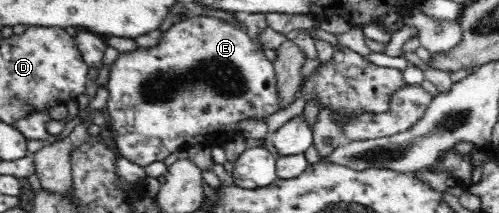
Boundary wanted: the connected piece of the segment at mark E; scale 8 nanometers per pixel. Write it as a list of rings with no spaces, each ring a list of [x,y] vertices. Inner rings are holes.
[[[194,16],[161,32],[154,46],[121,52],[106,83],[110,91],[106,106],[111,118],[109,128],[116,140],[117,152],[120,157],[143,167],[164,162],[178,148],[193,144],[224,147],[235,136],[241,135],[240,122],[266,122],[272,114],[285,109],[276,85],[274,61],[266,56],[258,40],[250,37],[246,30],[206,16]]]

